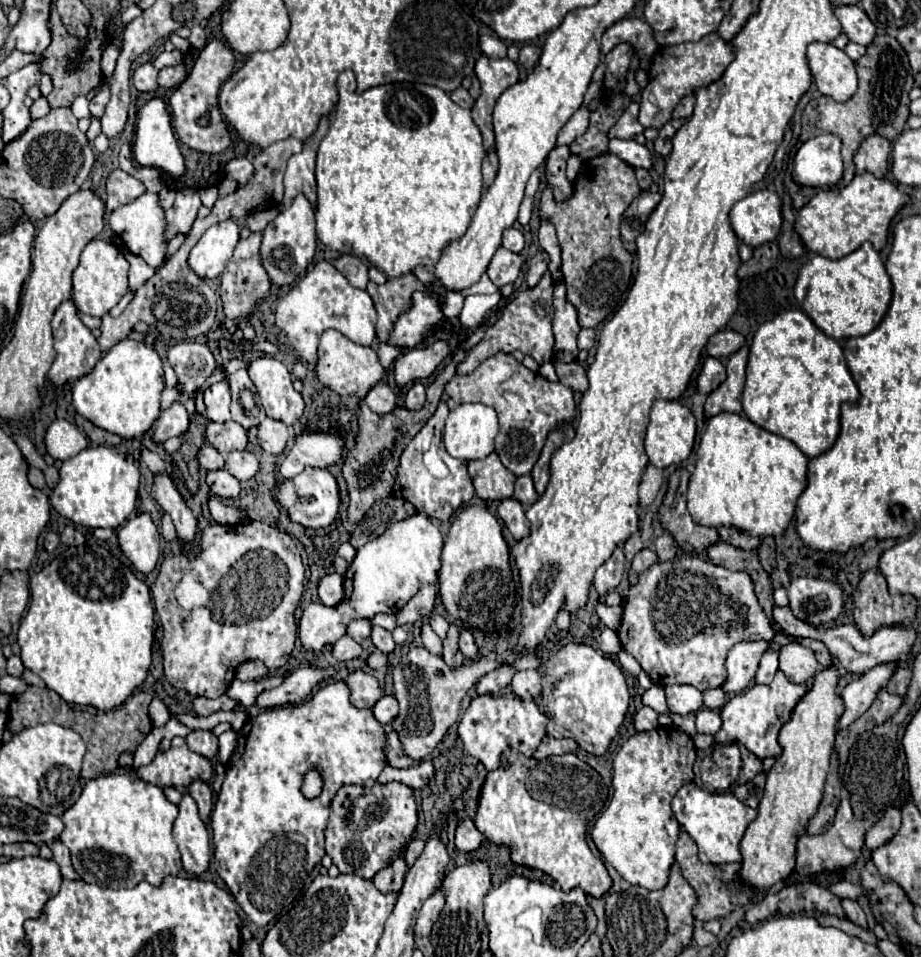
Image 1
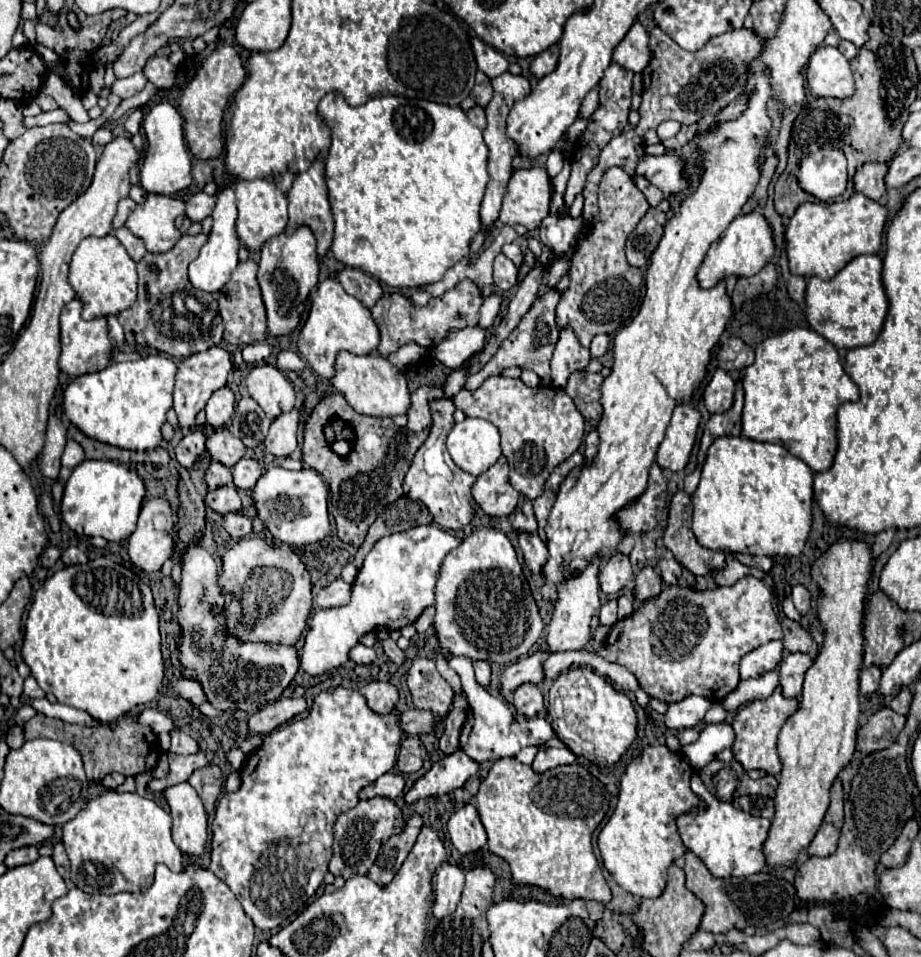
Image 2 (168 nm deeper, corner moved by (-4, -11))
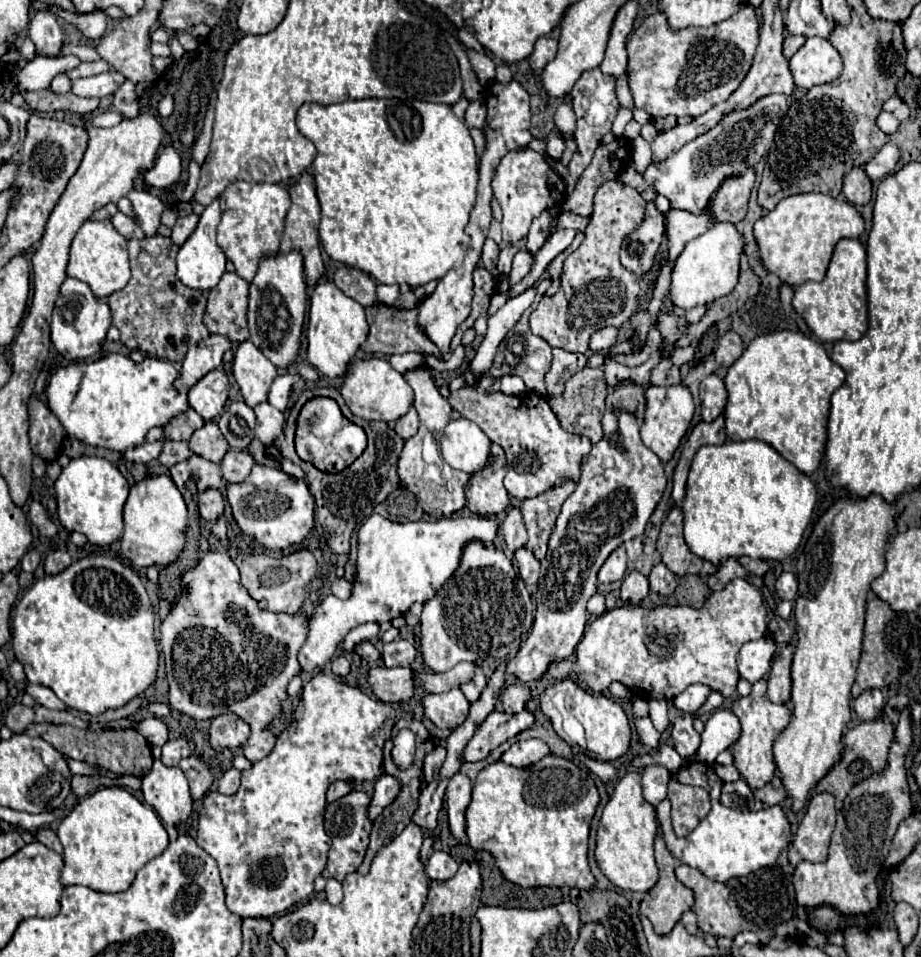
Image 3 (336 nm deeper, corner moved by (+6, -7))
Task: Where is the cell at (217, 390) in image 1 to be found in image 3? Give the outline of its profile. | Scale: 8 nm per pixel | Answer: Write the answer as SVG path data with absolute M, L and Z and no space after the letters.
M221 369L209 371L193 389L189 391L189 405L205 419L217 421L227 403L229 379Z

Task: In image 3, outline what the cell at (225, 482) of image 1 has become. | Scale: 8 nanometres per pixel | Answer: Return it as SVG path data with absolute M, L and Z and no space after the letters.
M205 489L203 493L199 493L199 513L203 519L215 521L217 517L223 515L223 495L219 489Z

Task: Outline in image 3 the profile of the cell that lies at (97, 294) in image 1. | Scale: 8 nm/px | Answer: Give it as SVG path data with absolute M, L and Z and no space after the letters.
M85 221L71 243L67 275L87 283L93 295L99 299L107 299L111 293L121 291L131 277L127 259L127 239L113 229L111 221Z

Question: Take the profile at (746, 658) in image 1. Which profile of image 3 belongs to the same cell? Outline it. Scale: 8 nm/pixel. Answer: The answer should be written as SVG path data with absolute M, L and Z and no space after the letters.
M771 637L745 643L737 655L737 667L741 677L745 677L751 683L763 679L765 673L771 669L771 659L775 651L777 643Z

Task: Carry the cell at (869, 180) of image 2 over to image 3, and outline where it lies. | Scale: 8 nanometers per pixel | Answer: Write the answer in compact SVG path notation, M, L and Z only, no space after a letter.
M853 167L843 181L843 195L853 205L867 205L871 201L871 181L861 167Z

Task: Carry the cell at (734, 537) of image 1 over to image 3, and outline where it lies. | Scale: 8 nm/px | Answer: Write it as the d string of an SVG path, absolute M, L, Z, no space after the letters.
M741 557L739 559L739 563L749 571L749 573L753 573L753 575L765 575L767 571L769 571L769 565L767 565L767 561L753 561L753 559L749 559L749 557Z

